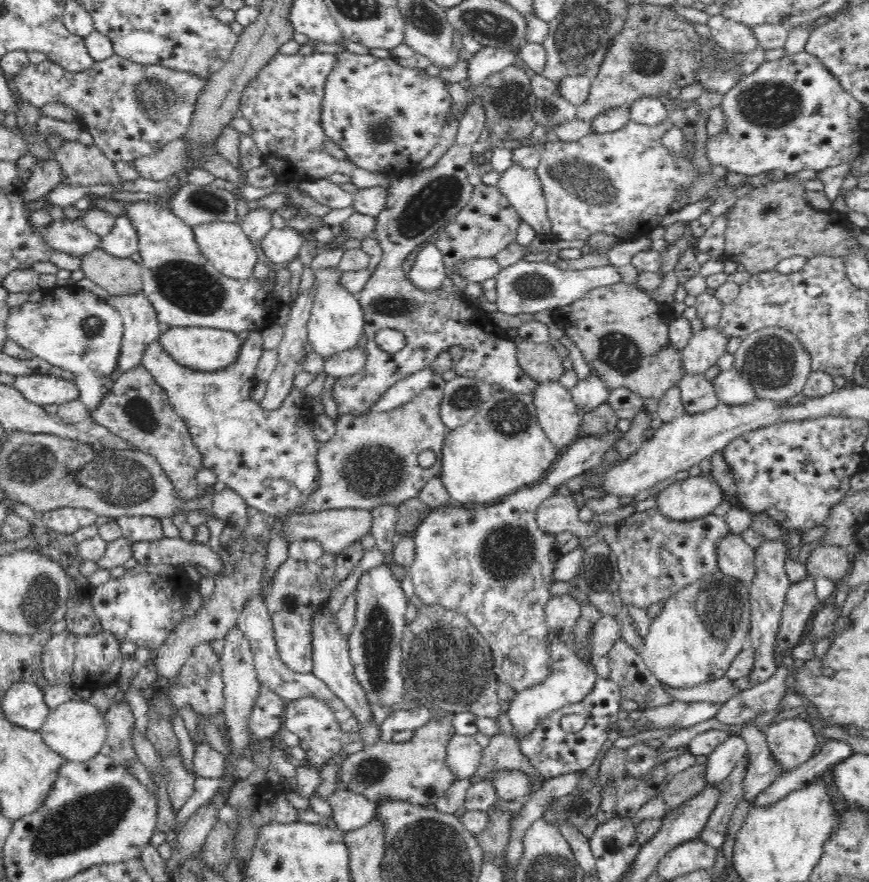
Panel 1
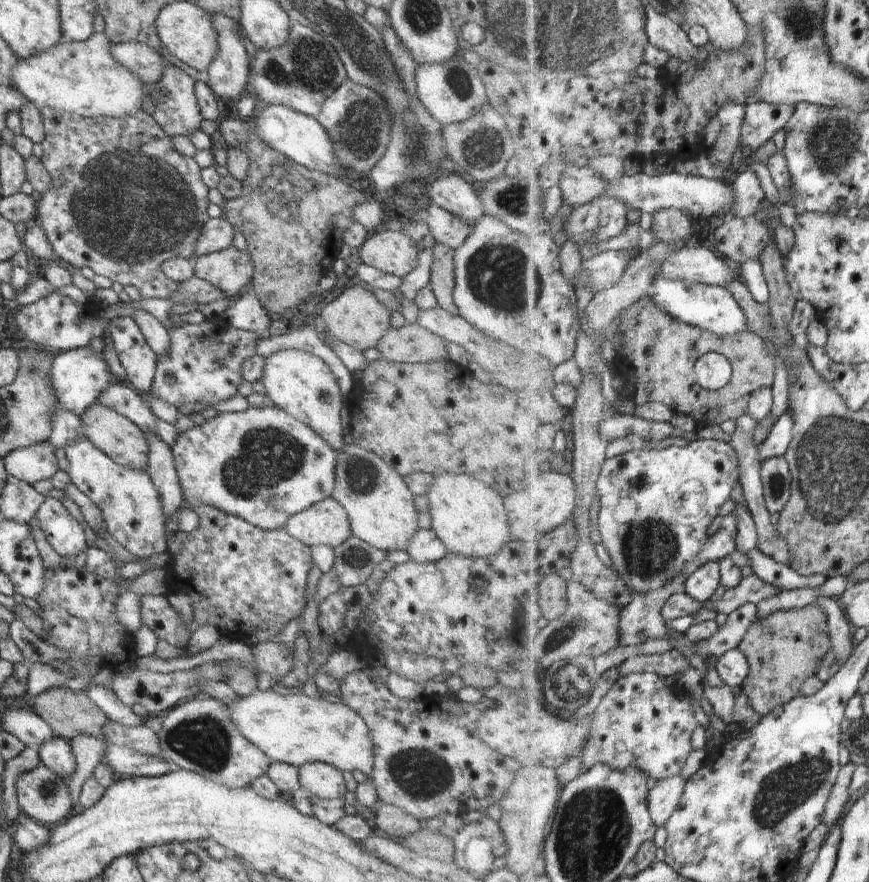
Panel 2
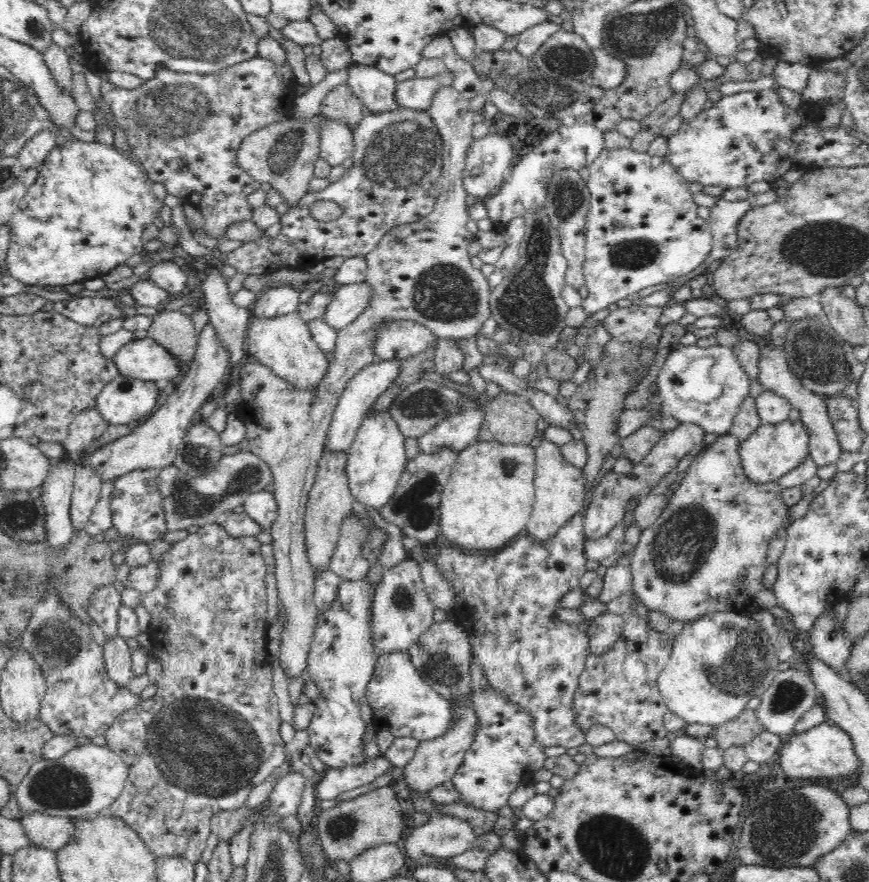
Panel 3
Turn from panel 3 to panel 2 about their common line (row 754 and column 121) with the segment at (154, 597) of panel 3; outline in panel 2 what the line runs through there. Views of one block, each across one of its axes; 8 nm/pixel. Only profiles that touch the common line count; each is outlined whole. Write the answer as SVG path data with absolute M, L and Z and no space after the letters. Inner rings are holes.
M40 107L42 124L45 128L45 137L41 142L44 163L50 175L52 186L42 195L42 199L36 203L36 222L46 233L50 246L54 249L58 259L69 262L72 266L80 269L90 269L95 274L101 274L110 278L112 282L119 282L123 286L132 285L140 290L145 298L161 299L174 295L179 290L178 282L171 281L162 271L161 266L165 260L183 258L190 259L195 253L195 244L200 236L204 223L209 219L206 209L208 208L208 188L202 182L201 168L192 157L181 155L174 150L171 138L160 128L149 113L137 111L136 115L115 119L101 117L83 117L64 111L52 110L48 107Z

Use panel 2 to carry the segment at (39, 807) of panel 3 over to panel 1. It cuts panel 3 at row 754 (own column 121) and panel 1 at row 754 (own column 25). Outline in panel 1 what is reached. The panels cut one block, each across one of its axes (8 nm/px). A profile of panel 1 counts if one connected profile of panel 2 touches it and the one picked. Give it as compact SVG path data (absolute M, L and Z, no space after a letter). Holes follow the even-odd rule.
M72 699L58 706L49 713L46 723L40 728L44 742L63 756L66 761L81 763L93 759L101 752L102 745L107 737L107 727L104 716L98 708L82 699Z

